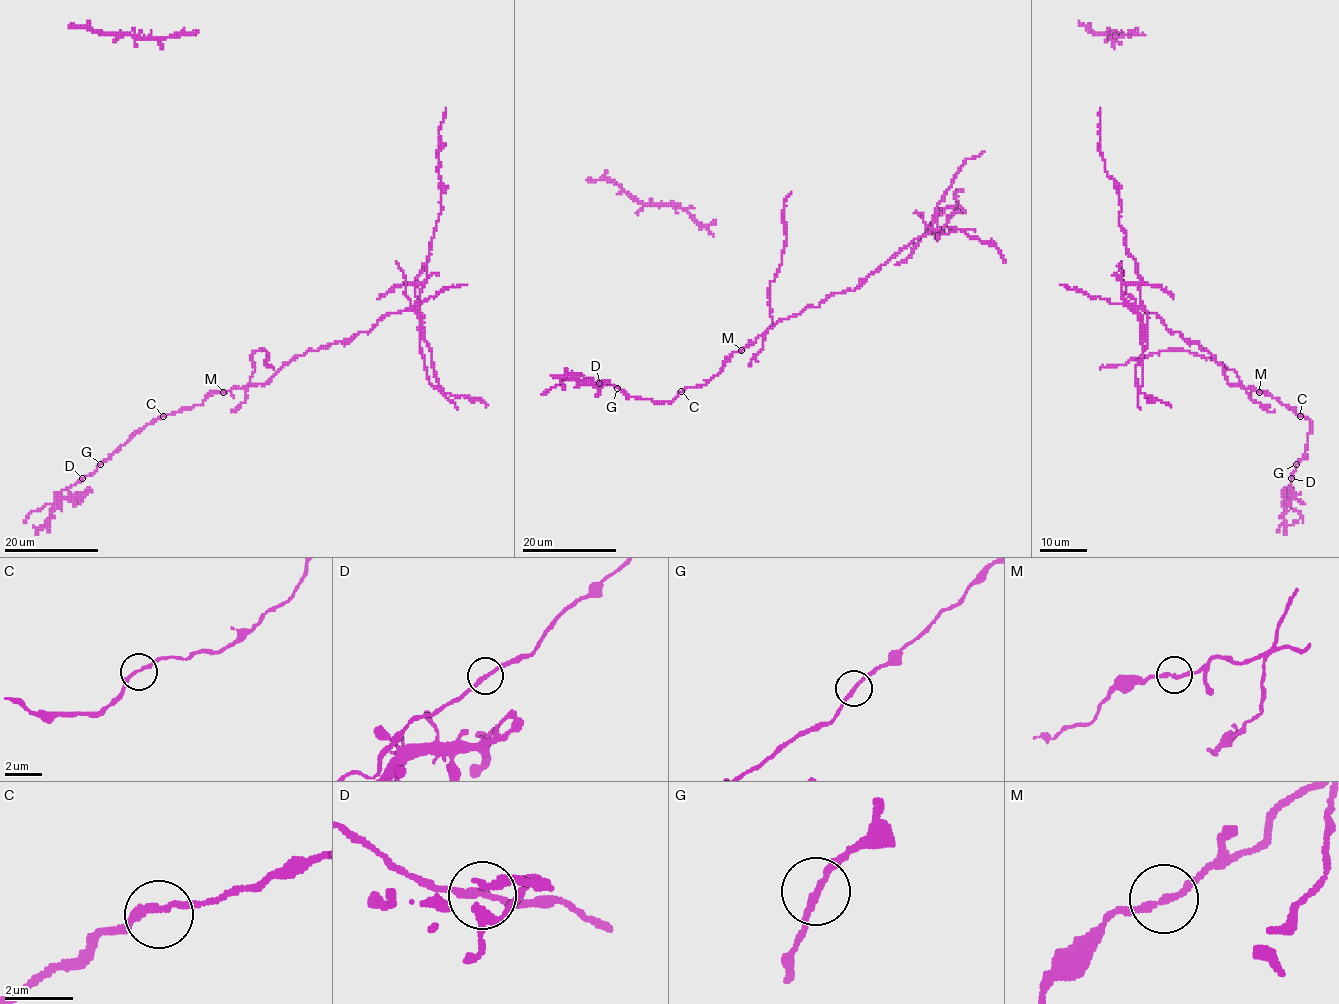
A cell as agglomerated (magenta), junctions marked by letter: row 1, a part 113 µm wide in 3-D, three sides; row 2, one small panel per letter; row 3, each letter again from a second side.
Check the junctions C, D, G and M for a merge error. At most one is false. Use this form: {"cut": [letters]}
{"cut": ["M"]}

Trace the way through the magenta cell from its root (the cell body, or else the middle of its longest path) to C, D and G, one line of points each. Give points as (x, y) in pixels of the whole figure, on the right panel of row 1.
C: (1142, 302), (1148, 313), (1144, 333), (1137, 308), (1208, 350), (1229, 384), (1269, 394), (1300, 416)
D: (1142, 302), (1144, 333), (1137, 308), (1208, 350), (1229, 384), (1269, 394), (1310, 421), (1291, 478)
G: (1142, 302), (1144, 333), (1137, 308), (1208, 350), (1229, 384), (1269, 394), (1310, 421), (1296, 464)

